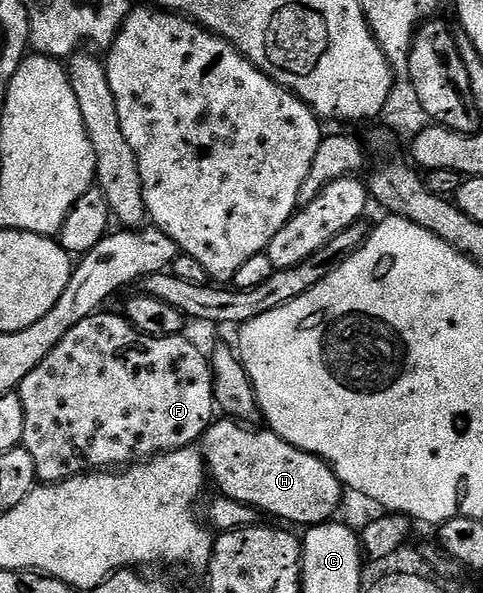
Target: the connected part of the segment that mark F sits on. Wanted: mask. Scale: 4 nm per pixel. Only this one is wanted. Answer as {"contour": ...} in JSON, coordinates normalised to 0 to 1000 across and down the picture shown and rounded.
{"contour":[[[215,528],[188,530],[178,540],[170,540],[170,546],[153,546],[153,553],[145,553],[145,560],[137,560],[137,567],[128,567],[120,582],[101,594],[95,607],[87,607],[87,614],[79,614],[70,621],[70,627],[62,627],[62,634],[54,634],[54,641],[46,641],[46,648],[37,653],[46,675],[46,695],[54,702],[46,755],[54,762],[62,762],[62,776],[70,776],[70,796],[85,815],[126,813],[164,799],[215,796],[226,789],[263,789],[313,772],[317,766],[337,766],[344,759],[379,759],[395,754],[420,740],[422,730],[431,727],[443,710],[439,696],[449,696],[445,661],[439,659],[439,622],[433,617],[429,595],[420,597],[393,572],[381,570],[383,567],[321,570],[273,551],[255,528]]]}

